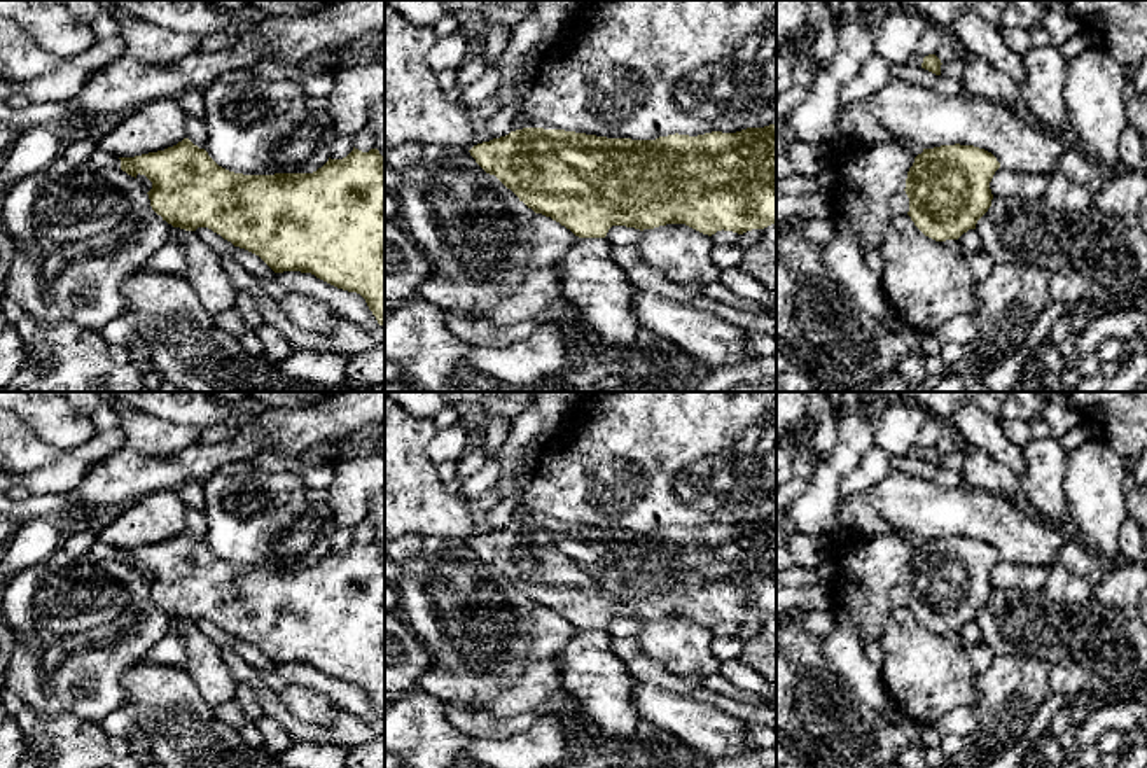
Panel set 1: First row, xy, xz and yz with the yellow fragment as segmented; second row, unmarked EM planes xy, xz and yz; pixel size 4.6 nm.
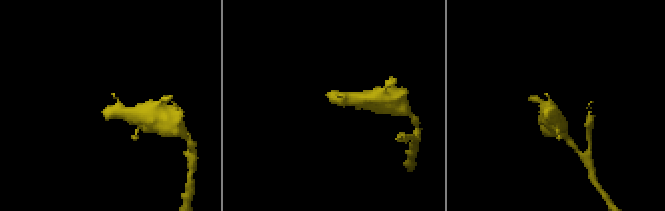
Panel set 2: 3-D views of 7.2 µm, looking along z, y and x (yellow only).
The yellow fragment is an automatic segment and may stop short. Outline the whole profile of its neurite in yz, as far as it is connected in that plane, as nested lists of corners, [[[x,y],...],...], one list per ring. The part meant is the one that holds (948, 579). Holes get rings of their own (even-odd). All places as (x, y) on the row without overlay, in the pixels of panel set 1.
[[[974,537],[923,541],[906,570],[907,607],[935,633],[958,632],[991,598],[997,549]]]

